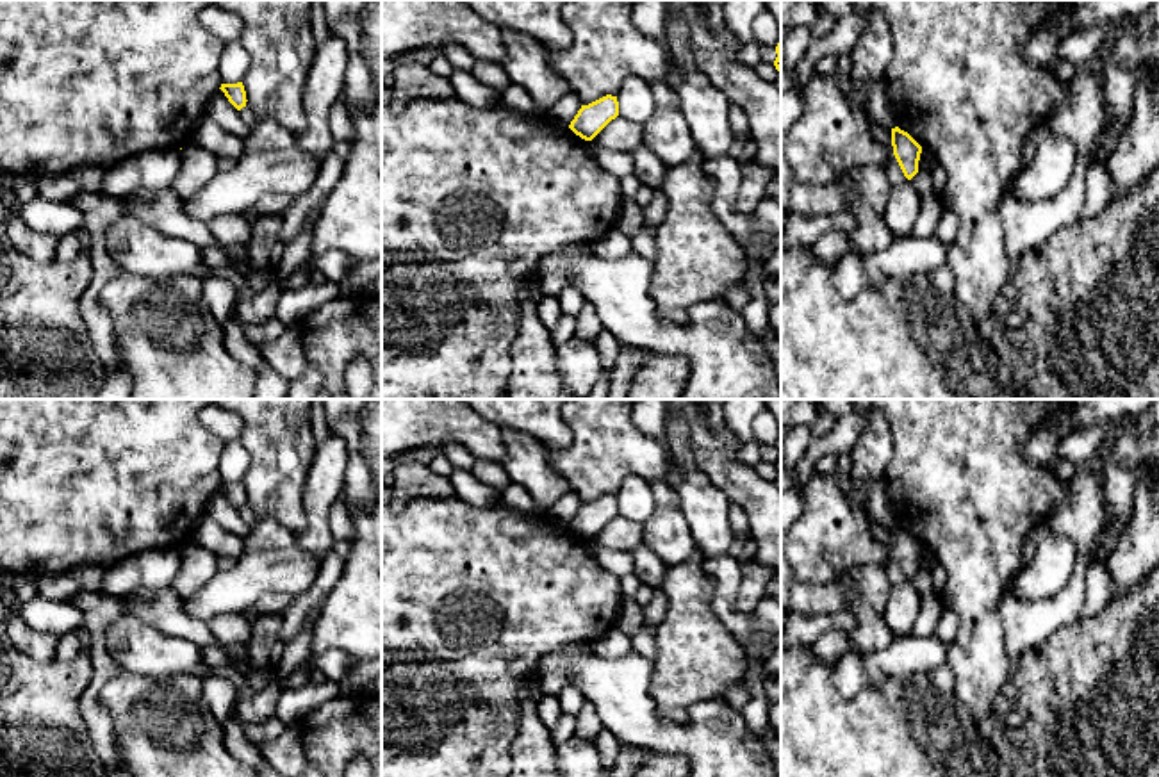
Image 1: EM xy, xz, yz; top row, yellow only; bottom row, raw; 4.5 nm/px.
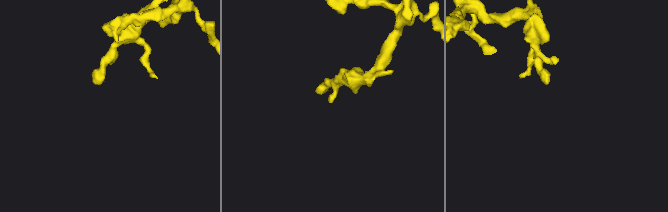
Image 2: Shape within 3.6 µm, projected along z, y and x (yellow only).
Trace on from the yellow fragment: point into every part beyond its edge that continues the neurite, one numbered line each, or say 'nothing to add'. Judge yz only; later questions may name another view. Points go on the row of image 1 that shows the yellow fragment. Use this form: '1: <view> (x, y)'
nothing to add

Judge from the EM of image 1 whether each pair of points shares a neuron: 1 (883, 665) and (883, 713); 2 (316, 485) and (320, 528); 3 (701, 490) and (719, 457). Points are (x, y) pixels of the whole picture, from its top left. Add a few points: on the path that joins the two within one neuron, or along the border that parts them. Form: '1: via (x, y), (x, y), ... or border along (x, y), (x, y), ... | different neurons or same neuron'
1: border along (904, 679), (867, 685), (844, 699) | different neurons
2: via (318, 496), (318, 517) | same neuron
3: border along (696, 467), (730, 501) | different neurons

